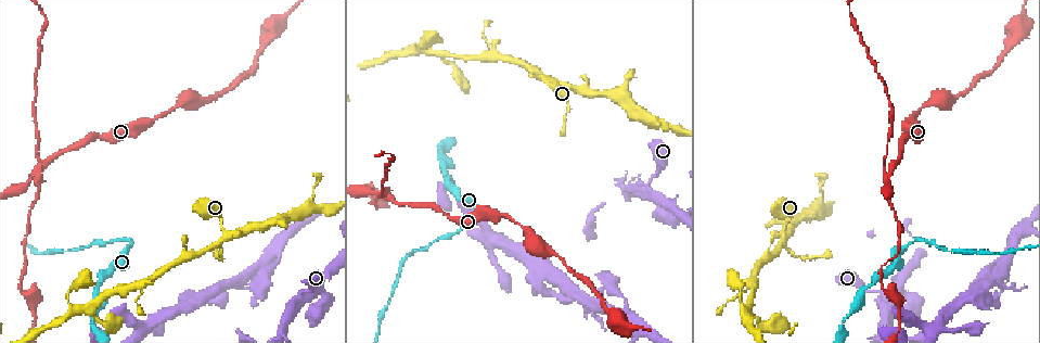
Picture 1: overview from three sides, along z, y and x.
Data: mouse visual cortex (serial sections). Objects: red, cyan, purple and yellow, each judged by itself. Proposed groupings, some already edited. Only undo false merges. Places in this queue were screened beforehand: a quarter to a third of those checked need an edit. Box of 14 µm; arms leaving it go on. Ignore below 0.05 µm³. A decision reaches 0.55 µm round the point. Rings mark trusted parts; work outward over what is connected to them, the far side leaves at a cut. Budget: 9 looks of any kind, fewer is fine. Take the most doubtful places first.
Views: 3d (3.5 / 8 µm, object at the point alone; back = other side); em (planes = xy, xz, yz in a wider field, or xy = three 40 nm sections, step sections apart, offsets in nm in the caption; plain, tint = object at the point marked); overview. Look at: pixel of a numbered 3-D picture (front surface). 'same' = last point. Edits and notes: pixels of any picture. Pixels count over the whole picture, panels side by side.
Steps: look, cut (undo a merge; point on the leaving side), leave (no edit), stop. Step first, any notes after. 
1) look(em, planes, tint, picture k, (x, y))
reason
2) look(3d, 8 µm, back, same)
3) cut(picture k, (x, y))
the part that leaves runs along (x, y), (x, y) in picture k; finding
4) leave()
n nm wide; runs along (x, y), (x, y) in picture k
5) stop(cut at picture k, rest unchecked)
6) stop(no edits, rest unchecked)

look(3d, 8 µm, picture 1, (39, 171))
four arms meet

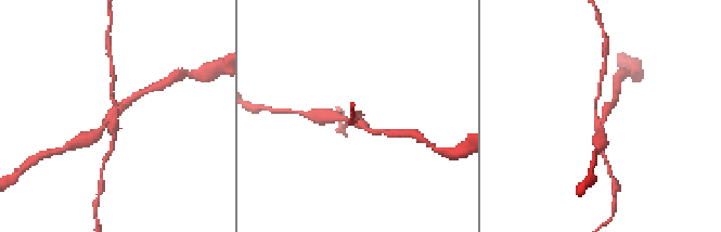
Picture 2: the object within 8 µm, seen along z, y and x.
look(em, xy, step 3, tint, picture 2, (605, 116))
4 arms; arms of 150, 150, 200, 250 nm

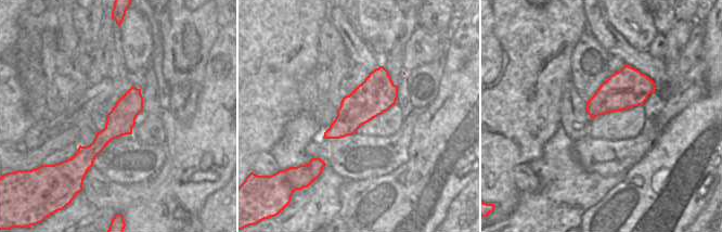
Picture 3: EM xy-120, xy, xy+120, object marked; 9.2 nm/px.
cut(picture 2, (112, 97))
a second cell is stuck on

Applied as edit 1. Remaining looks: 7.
look(overview)

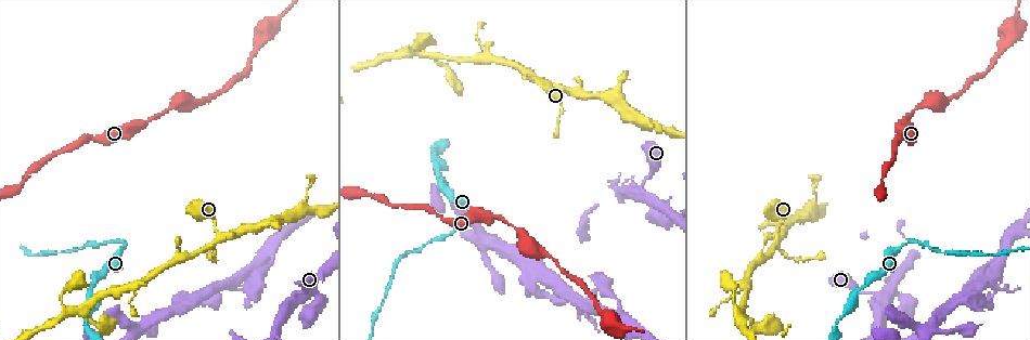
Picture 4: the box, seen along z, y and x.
look(3d, 3.5 µm, picture 4, (219, 238))
four arms meet

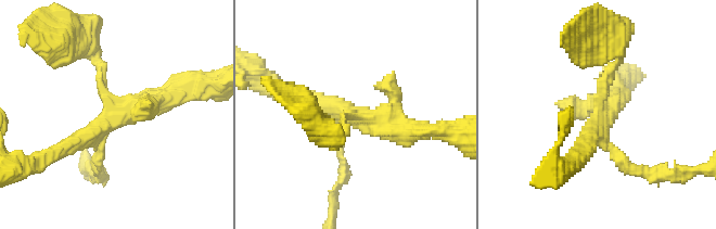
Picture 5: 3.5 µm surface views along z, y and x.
look(em, xy, step 5, tint, picture 5, (111, 112))

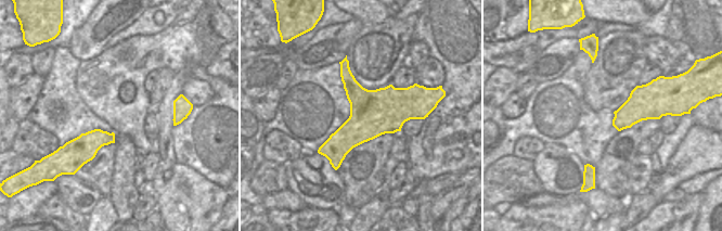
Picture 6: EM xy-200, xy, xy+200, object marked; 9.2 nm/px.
look(em, xy, step 3, tint, same)

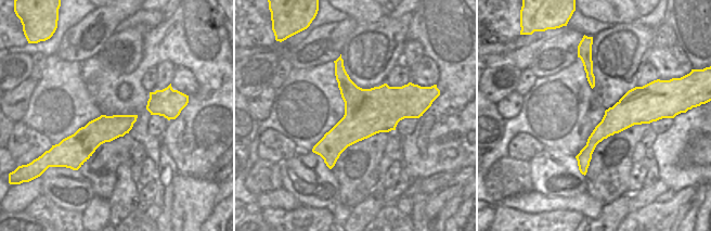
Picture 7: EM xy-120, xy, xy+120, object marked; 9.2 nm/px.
leave()
runs along (616, 47), (597, 127), (580, 150) in picture 5; continuous, no second cell

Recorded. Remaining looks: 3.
look(3d, 3.5 µm, picture 4, (81, 308))
four-way junction

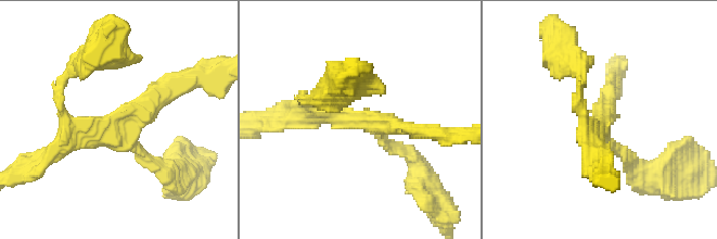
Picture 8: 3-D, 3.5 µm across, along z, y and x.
look(em, xy, step 3, tint, picture 8, (355, 119))
shape alone is not enough

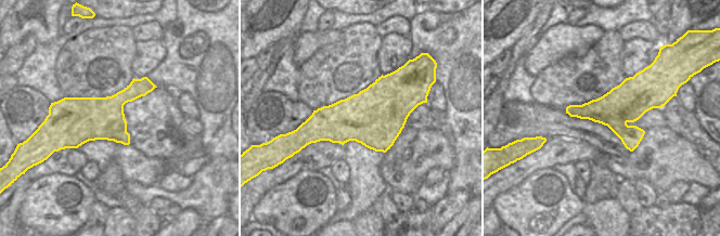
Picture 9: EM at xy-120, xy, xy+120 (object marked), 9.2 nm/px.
leave()
arms of 150, 200, 250, 300 nm; runs along (414, 131), (337, 117), (304, 100) in picture 8; continuous, no second cell

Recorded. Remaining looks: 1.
stop(cut at picture 2, rest unchecked)

